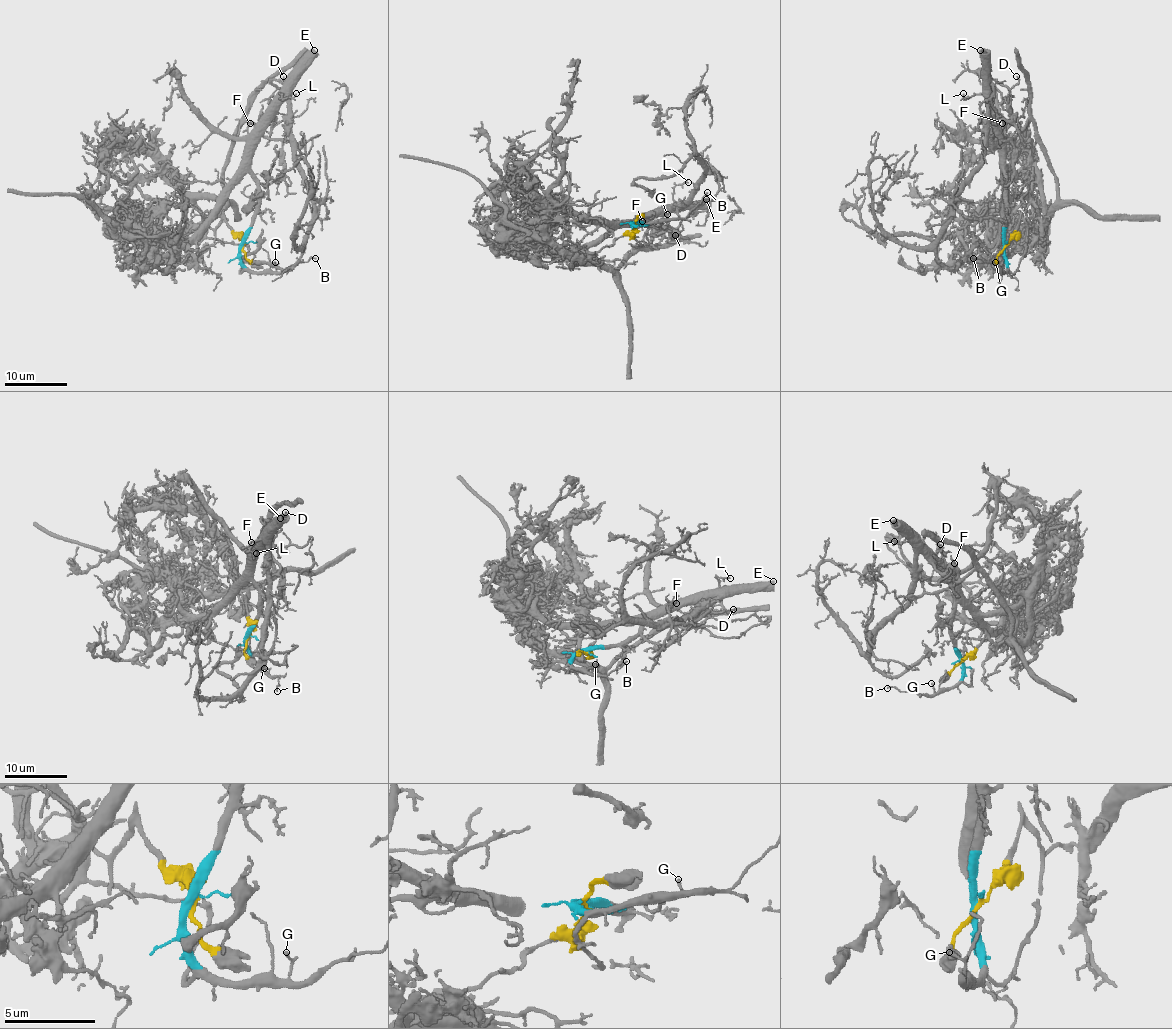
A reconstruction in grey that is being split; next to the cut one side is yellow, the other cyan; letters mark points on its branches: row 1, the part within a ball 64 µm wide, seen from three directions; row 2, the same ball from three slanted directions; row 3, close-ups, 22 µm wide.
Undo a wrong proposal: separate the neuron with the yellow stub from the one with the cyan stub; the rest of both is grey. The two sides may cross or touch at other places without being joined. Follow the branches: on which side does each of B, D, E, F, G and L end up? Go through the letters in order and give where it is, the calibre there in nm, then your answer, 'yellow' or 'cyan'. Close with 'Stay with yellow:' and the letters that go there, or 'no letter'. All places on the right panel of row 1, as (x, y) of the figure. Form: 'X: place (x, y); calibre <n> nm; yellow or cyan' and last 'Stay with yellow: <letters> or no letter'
B: place (973, 258); calibre 100 nm; cyan
D: place (1016, 76); calibre 130 nm; cyan
E: place (980, 50); calibre 550 nm; cyan
F: place (1002, 123); calibre 130 nm; cyan
G: place (995, 262); calibre 90 nm; cyan
L: place (963, 93); calibre 100 nm; cyan
Stay with yellow: no letter

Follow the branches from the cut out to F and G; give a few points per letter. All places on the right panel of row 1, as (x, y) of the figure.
F: (1004, 246), (1007, 178), (1001, 168), (1000, 129), (1003, 123)
G: (1004, 246), (1006, 270), (1003, 271), (995, 262)

